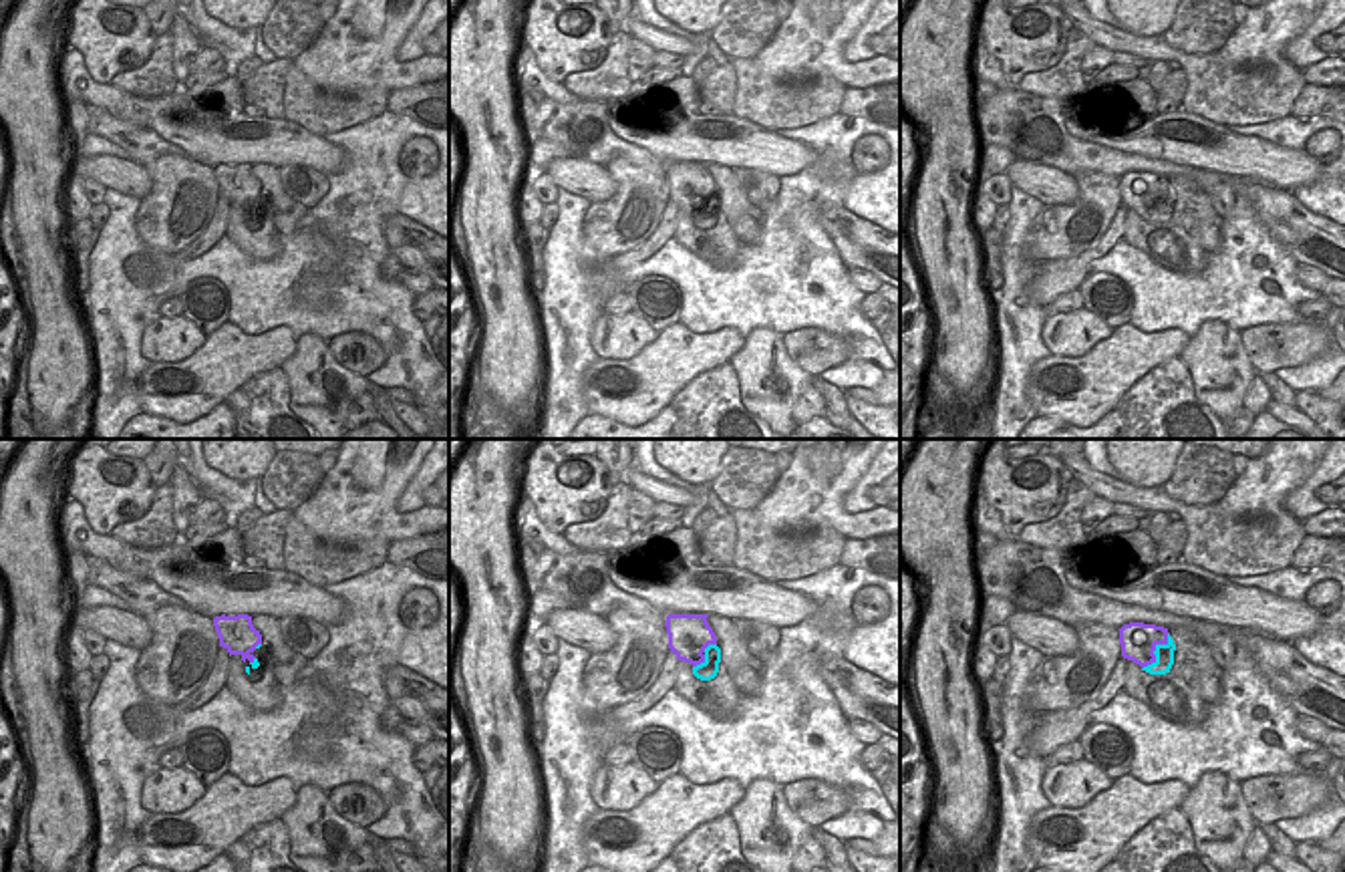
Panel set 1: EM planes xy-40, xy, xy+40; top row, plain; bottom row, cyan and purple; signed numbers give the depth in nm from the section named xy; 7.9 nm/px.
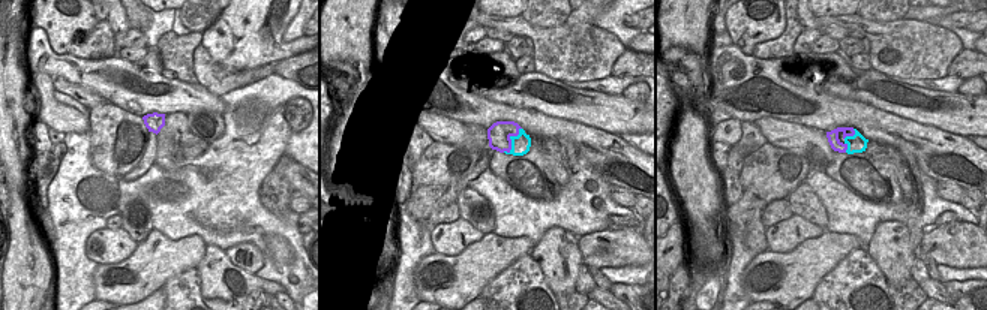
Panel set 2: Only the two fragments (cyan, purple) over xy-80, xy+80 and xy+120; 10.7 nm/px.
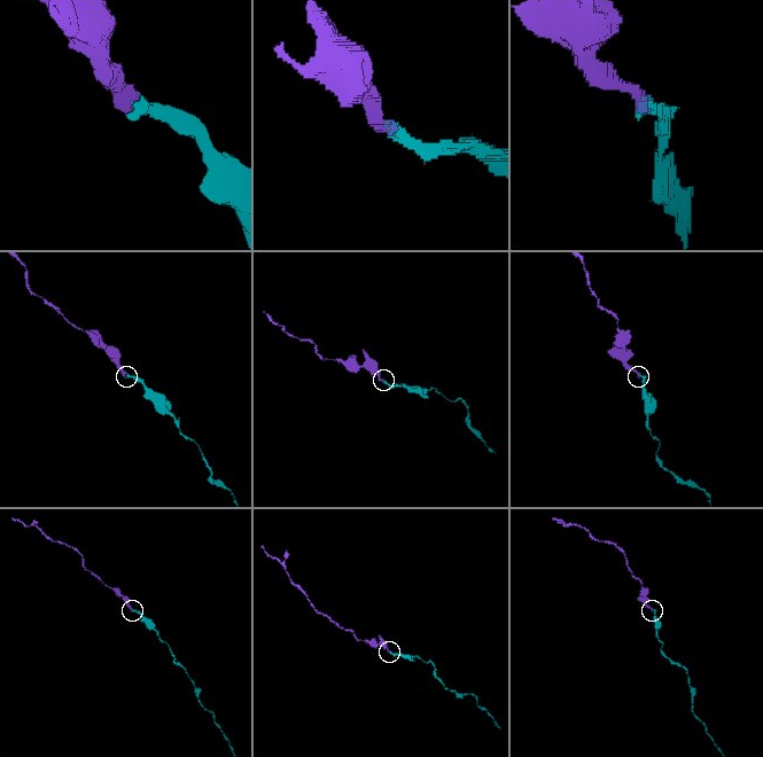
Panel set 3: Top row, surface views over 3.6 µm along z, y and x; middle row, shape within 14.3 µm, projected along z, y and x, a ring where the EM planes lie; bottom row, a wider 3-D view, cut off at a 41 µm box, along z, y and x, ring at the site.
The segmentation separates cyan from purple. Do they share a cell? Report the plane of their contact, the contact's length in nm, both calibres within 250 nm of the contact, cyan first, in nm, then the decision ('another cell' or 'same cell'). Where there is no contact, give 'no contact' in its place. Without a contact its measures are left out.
xy+40 | 380 nm | 160/300 nm | same cell

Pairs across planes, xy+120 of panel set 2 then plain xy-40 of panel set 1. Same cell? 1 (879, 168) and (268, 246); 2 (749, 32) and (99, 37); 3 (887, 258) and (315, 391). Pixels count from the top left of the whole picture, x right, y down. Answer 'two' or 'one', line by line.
1: one
2: one
3: one

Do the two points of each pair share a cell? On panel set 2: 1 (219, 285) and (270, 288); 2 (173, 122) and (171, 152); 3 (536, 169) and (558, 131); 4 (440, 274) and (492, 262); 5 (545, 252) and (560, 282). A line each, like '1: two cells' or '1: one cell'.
1: one cell
2: one cell
3: two cells
4: one cell
5: one cell

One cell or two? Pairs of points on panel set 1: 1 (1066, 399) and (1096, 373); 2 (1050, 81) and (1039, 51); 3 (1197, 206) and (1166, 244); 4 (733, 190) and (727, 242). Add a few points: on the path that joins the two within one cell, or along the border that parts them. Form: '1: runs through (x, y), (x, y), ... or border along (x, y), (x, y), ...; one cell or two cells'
1: runs through (1074, 393), (1088, 381); one cell
2: border along (1070, 31), (1064, 55), (1015, 85); two cells
3: runs through (1192, 216), (1176, 234); one cell
4: runs through (733, 202), (733, 230); one cell

